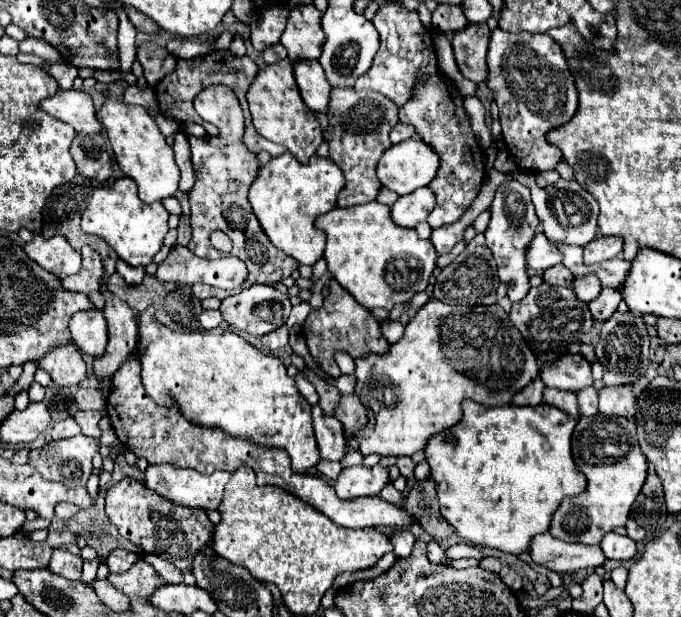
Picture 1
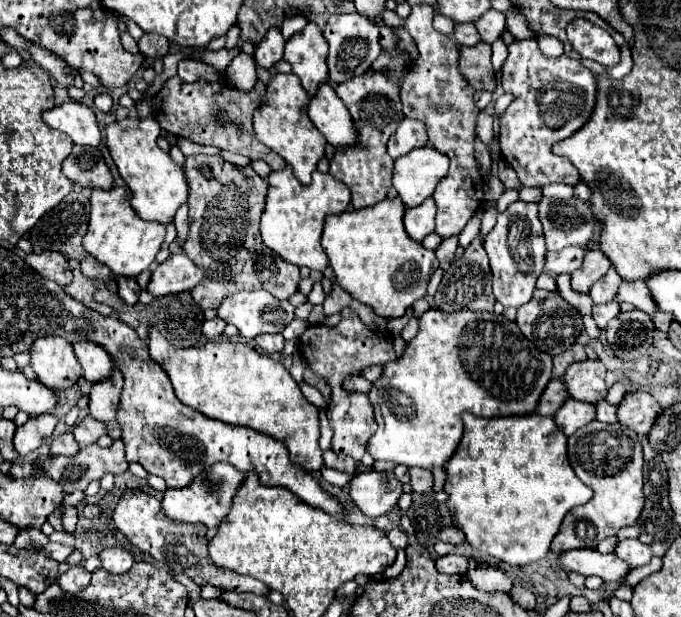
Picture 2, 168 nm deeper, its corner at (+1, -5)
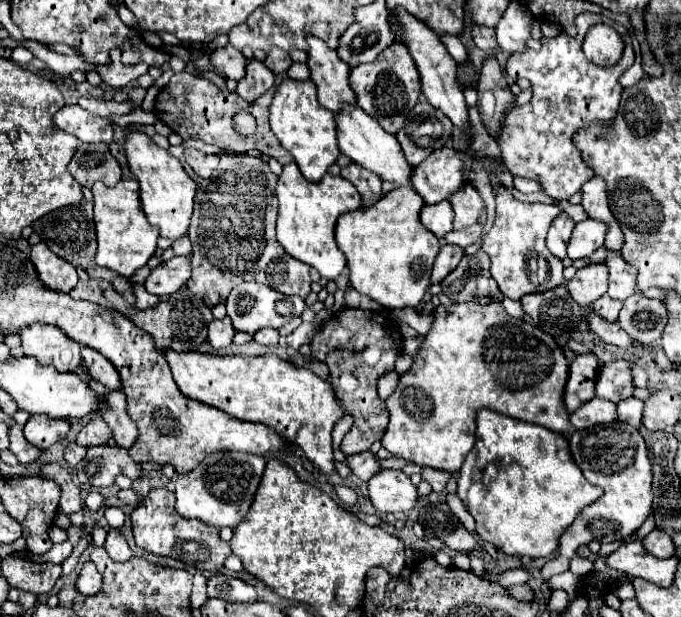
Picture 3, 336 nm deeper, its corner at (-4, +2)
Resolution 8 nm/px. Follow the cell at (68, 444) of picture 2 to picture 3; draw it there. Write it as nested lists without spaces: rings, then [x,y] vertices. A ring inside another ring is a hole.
[[[69,441],[69,443],[65,445],[65,461],[67,461],[67,465],[73,469],[73,467],[85,457],[85,451],[87,451],[87,447],[77,445],[75,441]]]

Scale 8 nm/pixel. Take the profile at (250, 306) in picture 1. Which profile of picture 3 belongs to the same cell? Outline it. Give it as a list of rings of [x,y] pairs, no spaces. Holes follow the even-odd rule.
[[[247,281],[233,287],[225,305],[227,305],[227,315],[233,321],[233,327],[245,333],[257,333],[259,329],[265,329],[265,327],[279,329],[291,319],[301,317],[305,309],[305,301],[301,297],[285,297],[283,293],[277,293],[275,289],[269,289],[267,285],[261,285],[257,281]]]

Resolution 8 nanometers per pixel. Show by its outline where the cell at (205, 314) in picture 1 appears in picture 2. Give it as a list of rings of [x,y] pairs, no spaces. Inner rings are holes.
[[[220,318],[206,320],[206,322],[204,322],[204,326],[202,326],[202,334],[204,334],[208,340],[216,340],[216,338],[220,338],[220,336],[222,336],[224,326],[226,326],[226,322],[224,322],[224,320],[220,320]]]

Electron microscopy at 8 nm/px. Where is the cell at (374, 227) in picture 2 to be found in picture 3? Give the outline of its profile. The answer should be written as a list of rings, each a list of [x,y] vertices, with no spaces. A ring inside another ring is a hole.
[[[397,187],[375,205],[343,213],[337,219],[335,241],[347,257],[349,285],[387,309],[417,307],[431,285],[431,269],[441,243],[417,223],[417,211],[423,205],[421,195],[411,187]]]

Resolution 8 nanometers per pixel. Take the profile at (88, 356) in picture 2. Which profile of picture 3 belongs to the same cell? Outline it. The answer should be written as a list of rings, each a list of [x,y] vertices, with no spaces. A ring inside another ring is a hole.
[[[83,347],[81,353],[83,353],[83,363],[85,363],[89,375],[91,375],[95,381],[103,383],[109,391],[121,389],[119,373],[117,373],[115,365],[107,361],[107,357],[103,357],[101,353],[97,353],[97,351],[91,349],[91,347]]]

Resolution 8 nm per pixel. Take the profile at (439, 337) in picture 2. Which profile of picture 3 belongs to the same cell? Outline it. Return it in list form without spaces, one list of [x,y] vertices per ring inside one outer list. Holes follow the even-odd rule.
[[[471,301],[453,303],[449,307],[437,305],[431,317],[431,329],[427,331],[427,335],[421,337],[421,349],[413,357],[411,369],[399,375],[395,391],[385,399],[389,425],[383,433],[381,445],[391,455],[417,463],[421,467],[457,473],[473,447],[475,413],[479,409],[491,409],[519,421],[549,427],[559,433],[573,431],[567,419],[567,411],[561,405],[561,389],[565,387],[569,363],[563,355],[563,349],[549,333],[537,329],[525,319],[515,319],[507,315],[501,303],[481,305]]]

